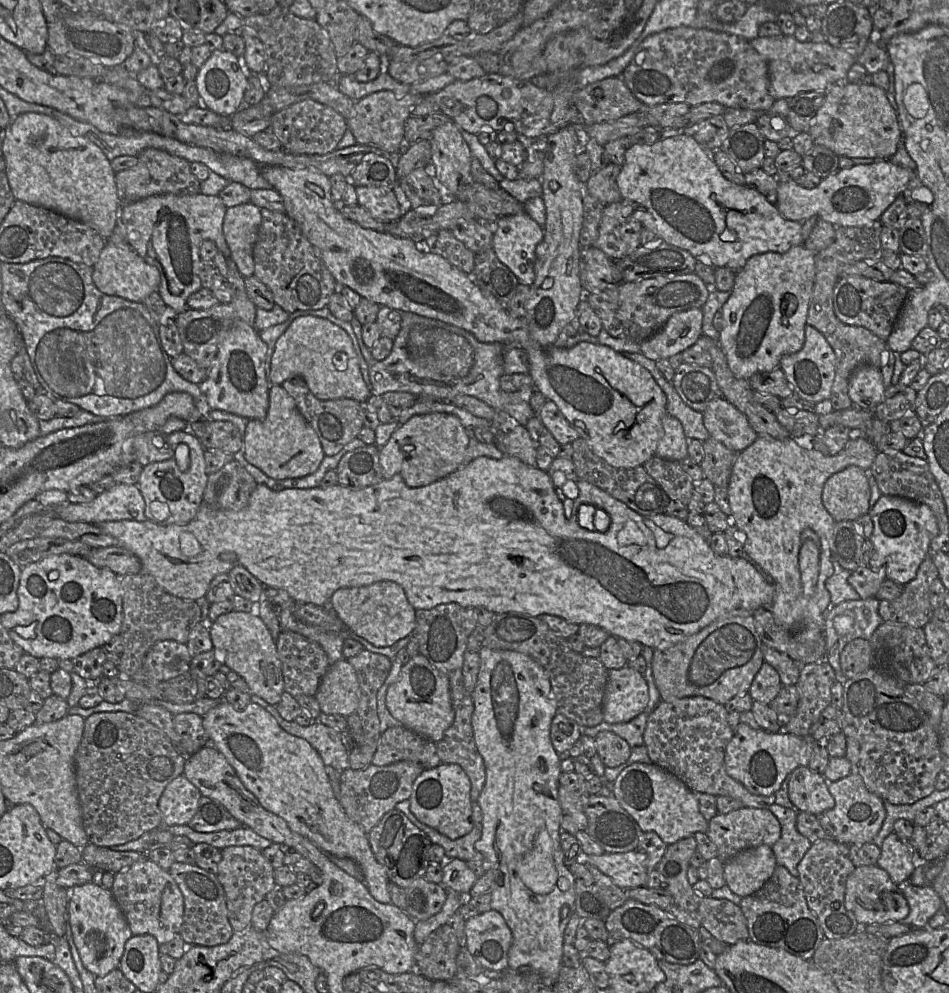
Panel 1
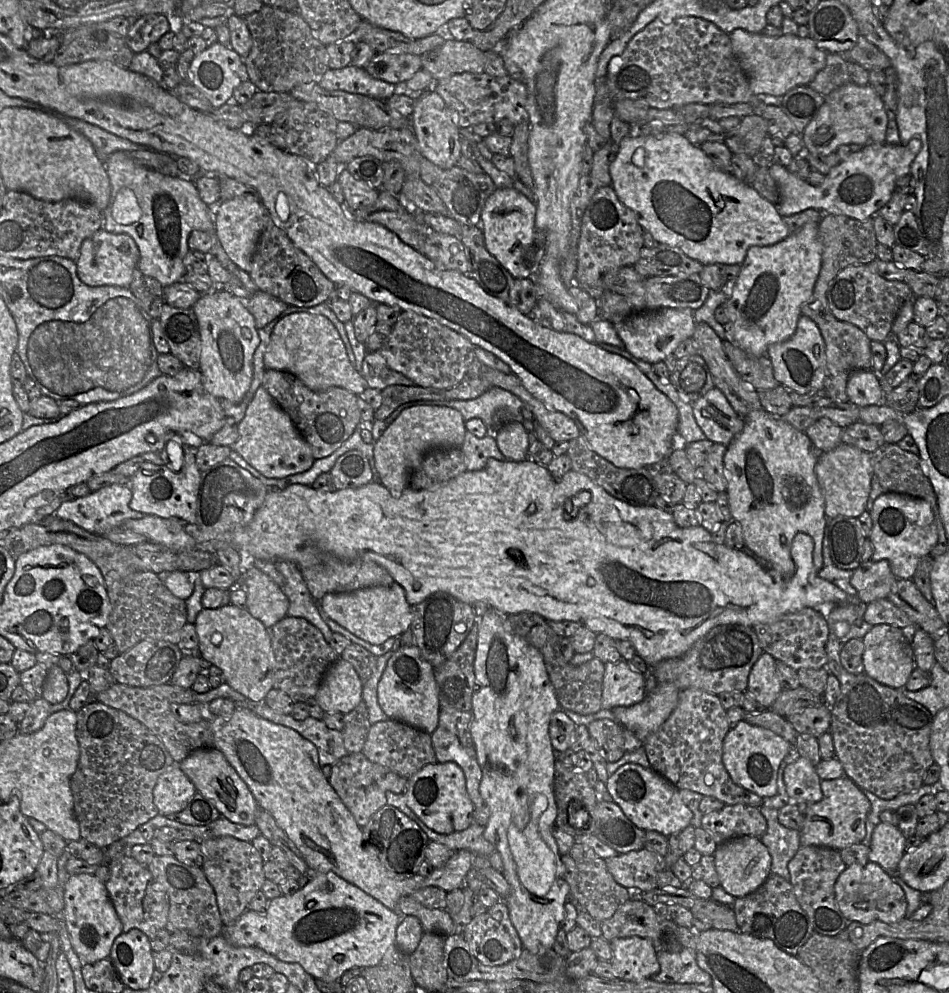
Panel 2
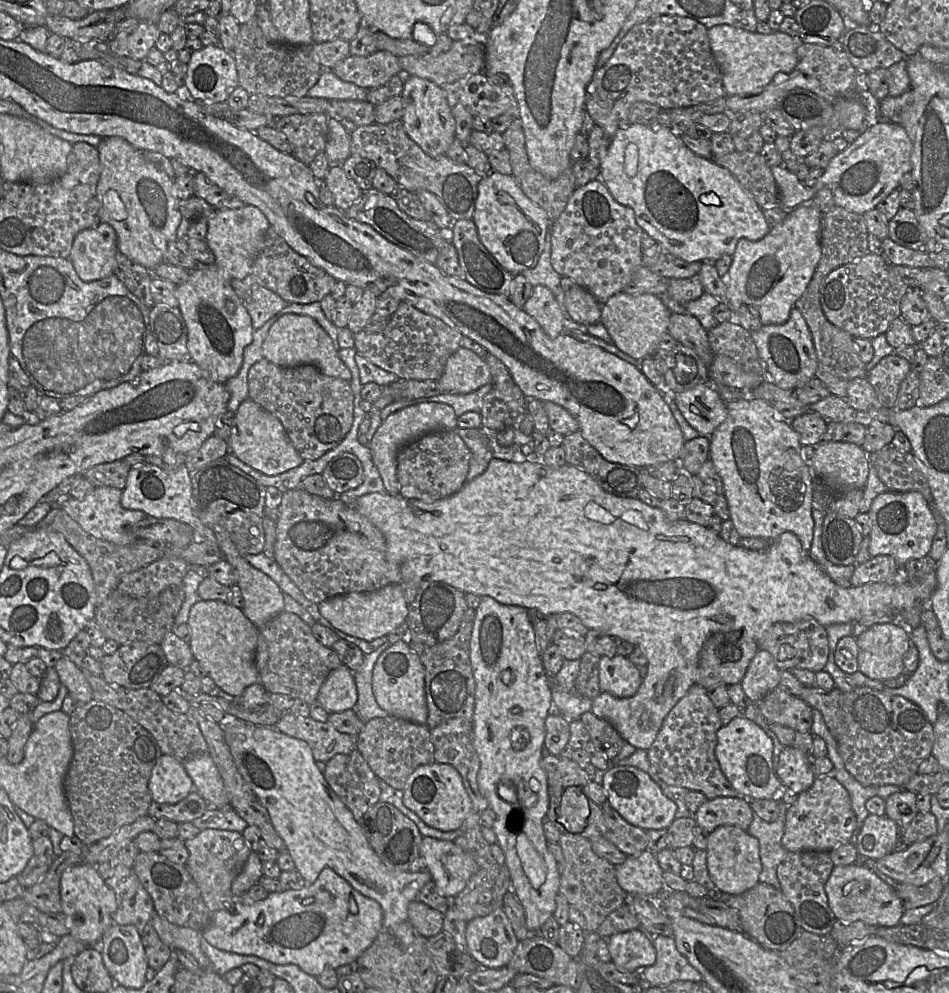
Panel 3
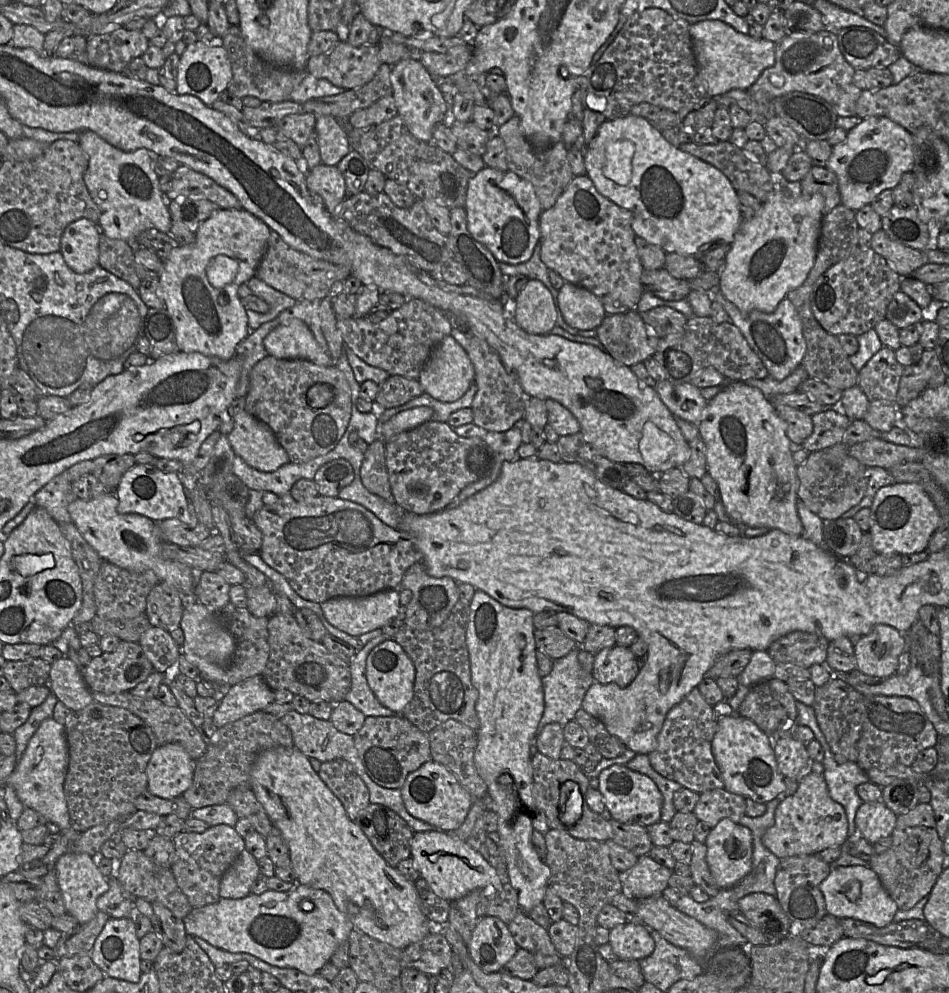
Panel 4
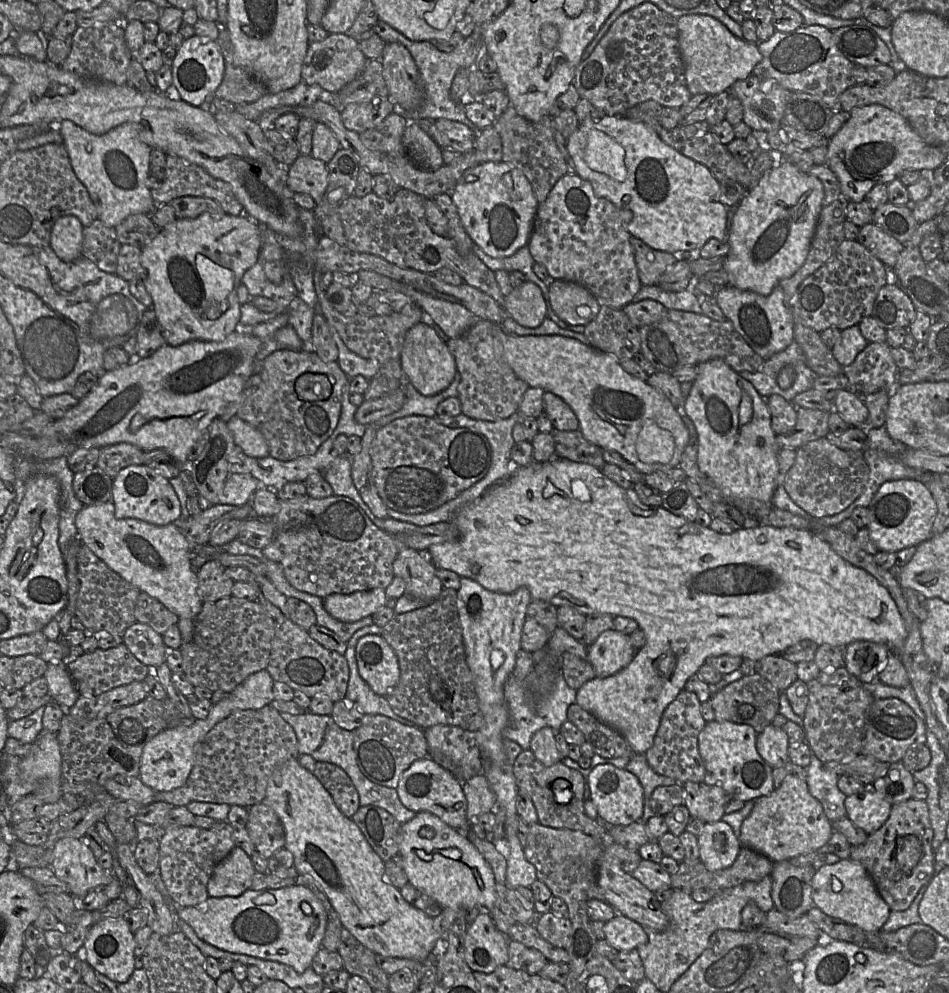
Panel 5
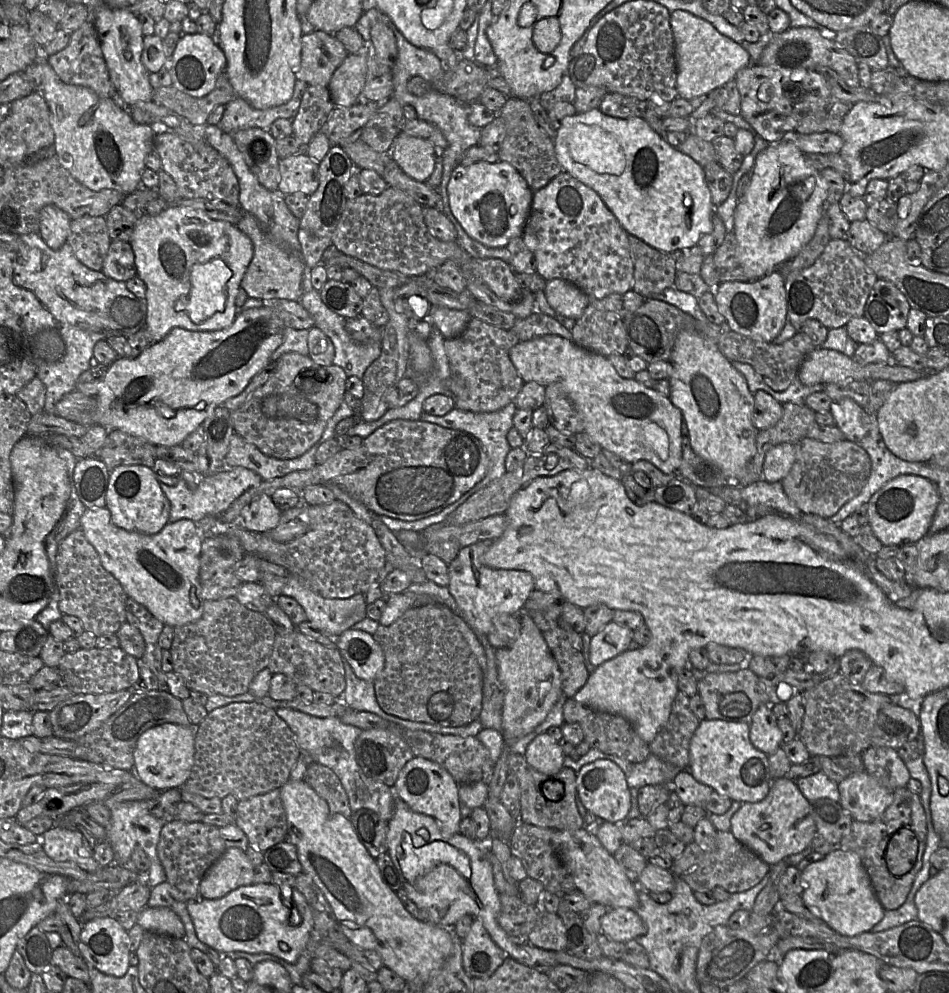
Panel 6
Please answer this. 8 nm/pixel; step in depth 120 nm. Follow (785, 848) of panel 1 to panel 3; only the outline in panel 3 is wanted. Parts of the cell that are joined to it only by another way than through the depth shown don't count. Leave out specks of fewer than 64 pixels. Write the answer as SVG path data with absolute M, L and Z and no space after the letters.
M783 800L780 802L780 815L774 822L766 822L756 813L748 828L748 833L759 841L759 855L762 863L762 871L759 876L760 883L766 883L780 890L780 882L777 878L777 869L789 853L782 845L782 837L785 831L786 805Z

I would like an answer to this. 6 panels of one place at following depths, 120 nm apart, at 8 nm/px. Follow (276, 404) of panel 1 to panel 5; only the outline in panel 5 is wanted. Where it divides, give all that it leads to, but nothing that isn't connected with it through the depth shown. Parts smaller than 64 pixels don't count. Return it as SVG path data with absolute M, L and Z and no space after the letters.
M234 416L227 423L236 446L254 458L269 456L269 447L263 435L245 421Z

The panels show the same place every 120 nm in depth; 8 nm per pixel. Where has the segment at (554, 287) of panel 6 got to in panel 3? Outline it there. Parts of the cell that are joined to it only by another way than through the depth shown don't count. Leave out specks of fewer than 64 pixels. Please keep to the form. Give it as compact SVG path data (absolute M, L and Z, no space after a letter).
M574 285L565 292L564 303L571 318L586 326L601 321L602 304L585 288Z

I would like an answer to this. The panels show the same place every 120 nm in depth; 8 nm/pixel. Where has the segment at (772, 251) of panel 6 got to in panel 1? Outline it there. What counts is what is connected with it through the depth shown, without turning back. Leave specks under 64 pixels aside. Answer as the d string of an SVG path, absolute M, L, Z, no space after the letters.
M803 245L790 248L785 253L766 252L751 256L737 272L730 297L723 305L723 328L719 344L733 374L749 379L759 372L769 372L780 365L784 355L800 351L805 342L805 326L815 284L815 255Z

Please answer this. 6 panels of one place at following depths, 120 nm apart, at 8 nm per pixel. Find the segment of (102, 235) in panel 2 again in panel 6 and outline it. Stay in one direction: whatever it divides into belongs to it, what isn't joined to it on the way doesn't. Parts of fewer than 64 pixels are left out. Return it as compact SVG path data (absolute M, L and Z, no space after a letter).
M55 205L44 206L39 215L38 234L52 250L60 249L67 240L72 218Z

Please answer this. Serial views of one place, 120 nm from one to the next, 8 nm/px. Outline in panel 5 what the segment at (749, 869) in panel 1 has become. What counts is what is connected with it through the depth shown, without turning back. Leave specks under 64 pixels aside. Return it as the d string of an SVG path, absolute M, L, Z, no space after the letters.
M721 820L706 823L697 838L701 862L712 872L730 867L742 847L732 827Z

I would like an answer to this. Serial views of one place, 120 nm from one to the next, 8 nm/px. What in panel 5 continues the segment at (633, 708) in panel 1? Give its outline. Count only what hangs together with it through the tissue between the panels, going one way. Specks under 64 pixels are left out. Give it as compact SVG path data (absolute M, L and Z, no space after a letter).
M614 629L604 631L596 641L587 646L588 661L596 677L609 677L626 668L634 659L637 649L629 635Z

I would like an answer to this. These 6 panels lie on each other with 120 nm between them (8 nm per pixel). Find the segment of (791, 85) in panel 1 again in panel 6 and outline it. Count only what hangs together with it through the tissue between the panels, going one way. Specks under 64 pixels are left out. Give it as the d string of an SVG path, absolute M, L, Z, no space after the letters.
M676 10L670 13L670 25L674 37L678 96L688 101L724 87L728 81L735 79L739 70L751 65L750 55L741 44L690 12Z

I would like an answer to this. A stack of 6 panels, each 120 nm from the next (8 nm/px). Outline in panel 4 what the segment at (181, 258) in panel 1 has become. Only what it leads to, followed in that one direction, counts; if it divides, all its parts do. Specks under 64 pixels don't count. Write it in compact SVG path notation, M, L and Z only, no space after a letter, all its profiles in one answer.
M88 130L79 133L78 143L88 157L84 182L99 209L101 234L126 241L135 250L140 247L136 238L141 232L148 229L170 232L171 214L154 172L153 151L140 148L125 152Z

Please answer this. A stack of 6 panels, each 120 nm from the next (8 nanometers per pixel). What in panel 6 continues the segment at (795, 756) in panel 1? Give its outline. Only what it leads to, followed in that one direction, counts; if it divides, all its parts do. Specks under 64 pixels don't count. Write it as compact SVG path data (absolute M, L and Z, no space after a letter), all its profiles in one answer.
M707 719L700 721L690 741L687 771L698 782L710 786L732 801L748 803L763 800L769 793L773 779L768 756L752 745L749 731L747 723Z

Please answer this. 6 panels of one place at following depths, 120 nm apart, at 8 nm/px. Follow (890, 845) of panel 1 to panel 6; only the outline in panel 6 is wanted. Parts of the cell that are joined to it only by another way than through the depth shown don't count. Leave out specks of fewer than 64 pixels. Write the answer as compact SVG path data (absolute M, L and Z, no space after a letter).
M866 771L851 773L838 783L840 804L854 820L872 822L893 800L893 791Z

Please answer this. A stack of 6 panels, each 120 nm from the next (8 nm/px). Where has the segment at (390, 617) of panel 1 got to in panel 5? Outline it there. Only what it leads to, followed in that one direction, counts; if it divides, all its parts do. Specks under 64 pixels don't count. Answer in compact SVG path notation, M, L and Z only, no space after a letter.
M376 588L359 591L350 595L331 594L324 598L325 610L341 622L356 622L372 616L380 608L388 604L384 589Z

